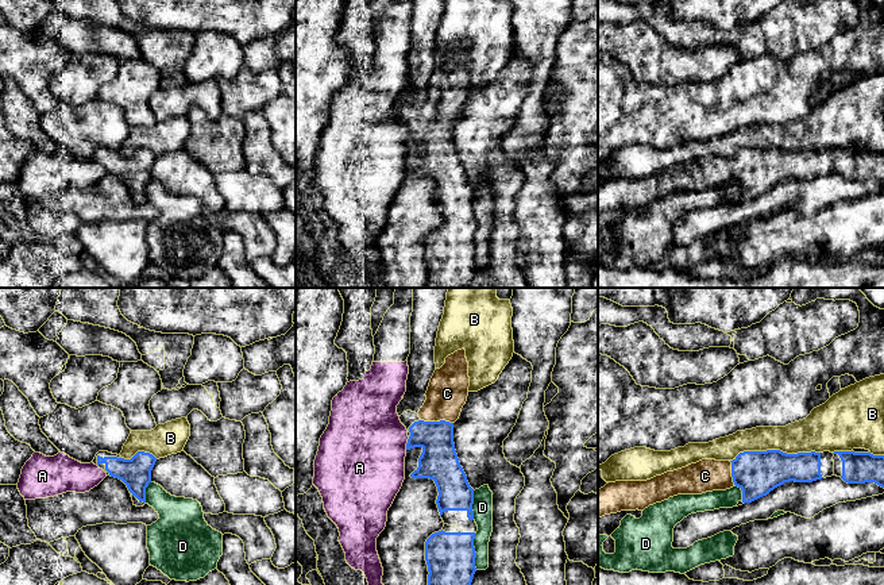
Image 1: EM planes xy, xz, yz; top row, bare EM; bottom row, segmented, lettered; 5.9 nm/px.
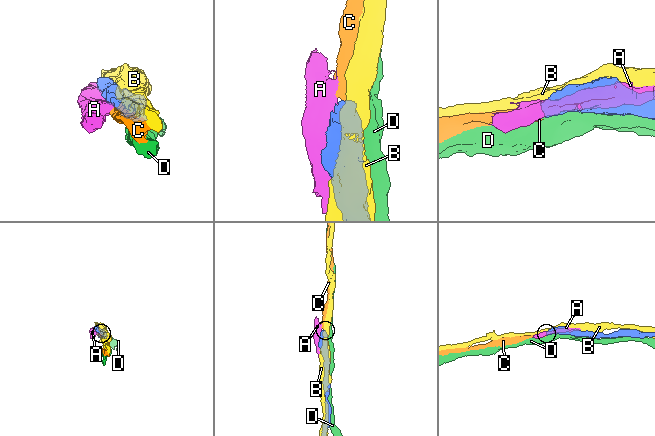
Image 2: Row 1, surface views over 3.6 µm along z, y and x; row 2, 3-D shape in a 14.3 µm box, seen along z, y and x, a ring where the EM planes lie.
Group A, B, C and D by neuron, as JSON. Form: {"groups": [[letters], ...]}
{"groups": [["A"], ["B"], ["C"], ["D"]]}

